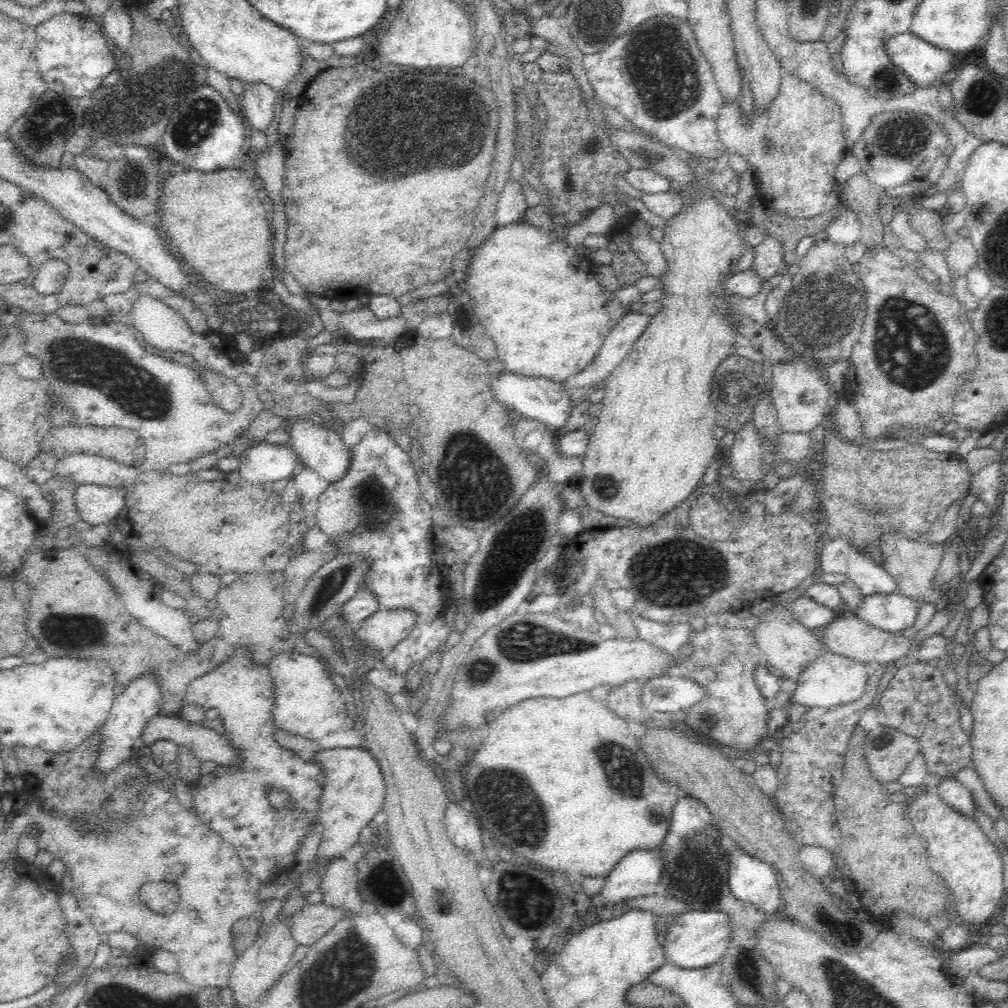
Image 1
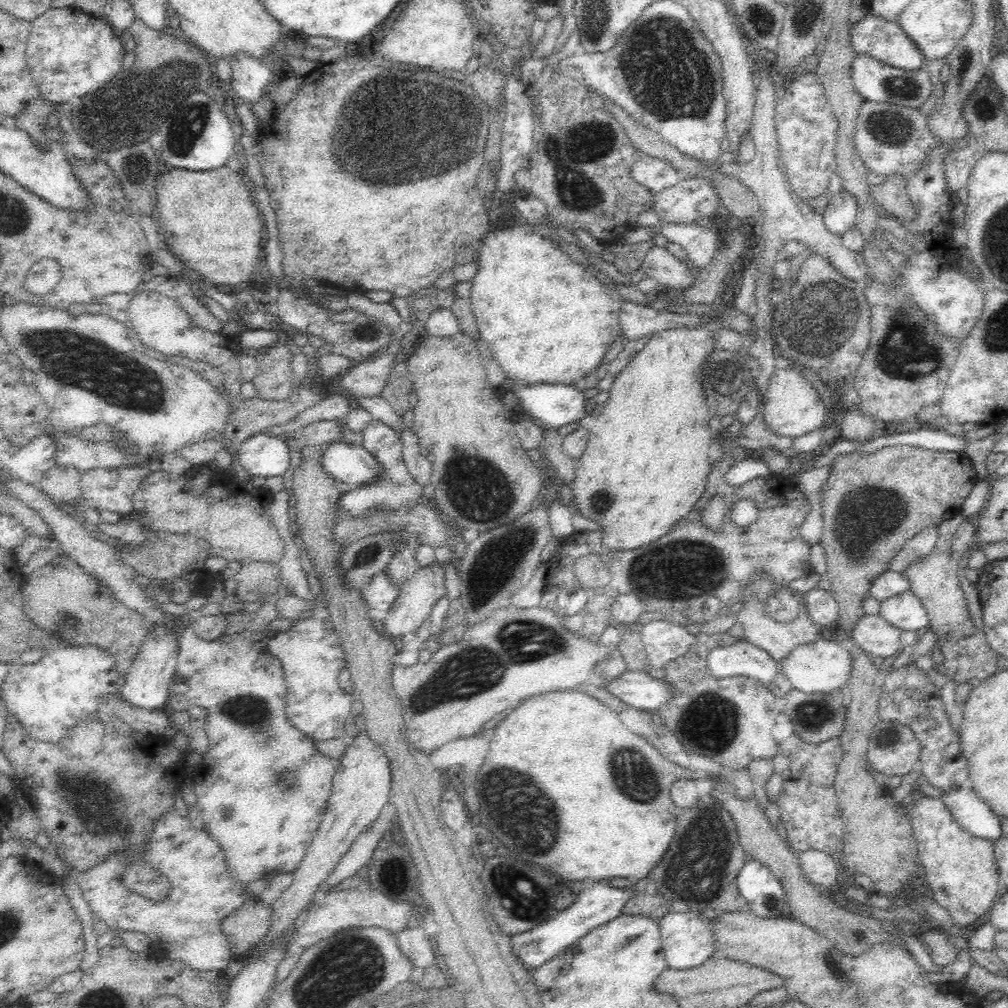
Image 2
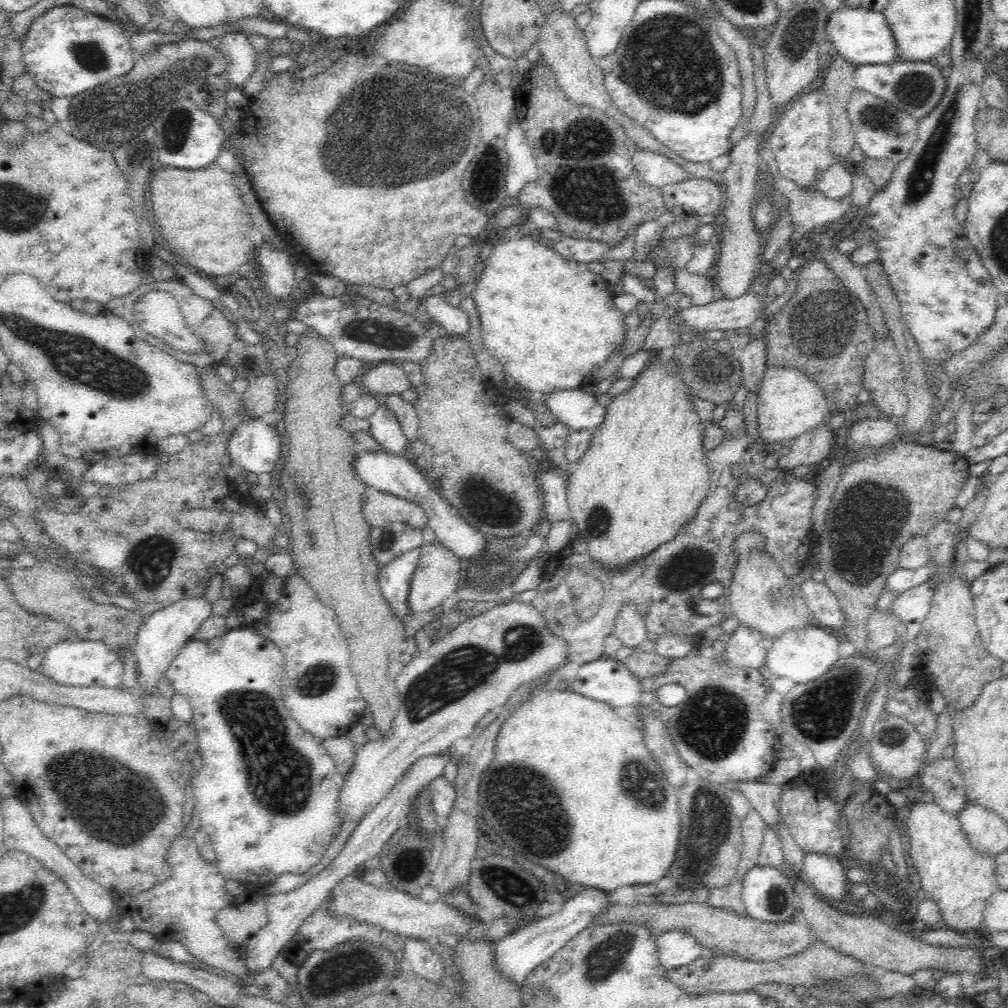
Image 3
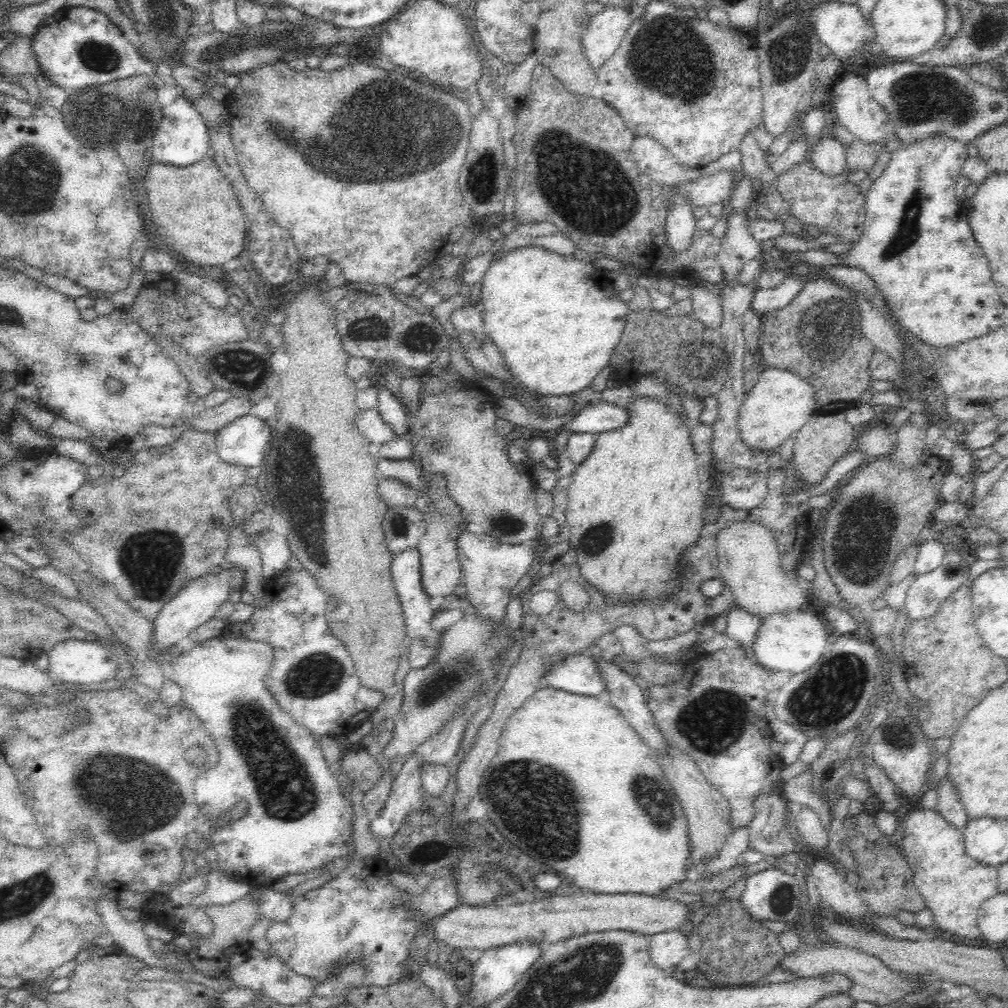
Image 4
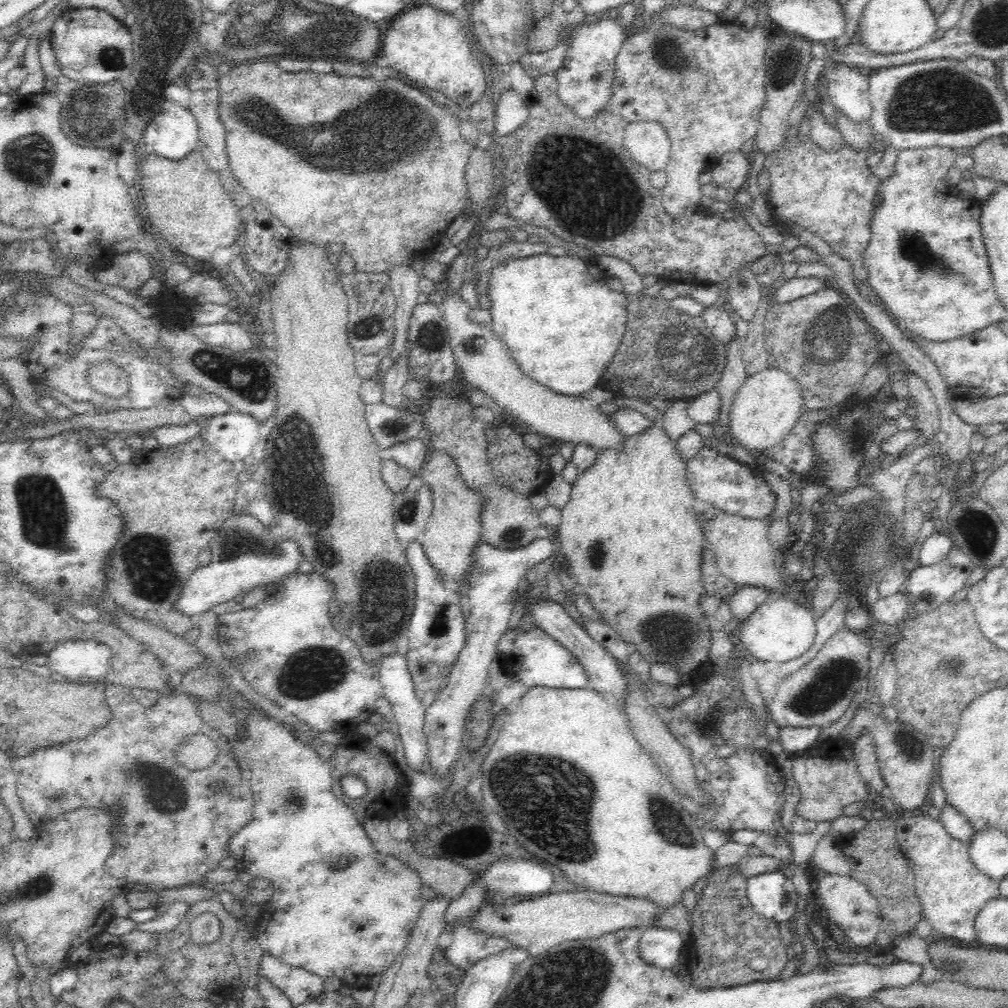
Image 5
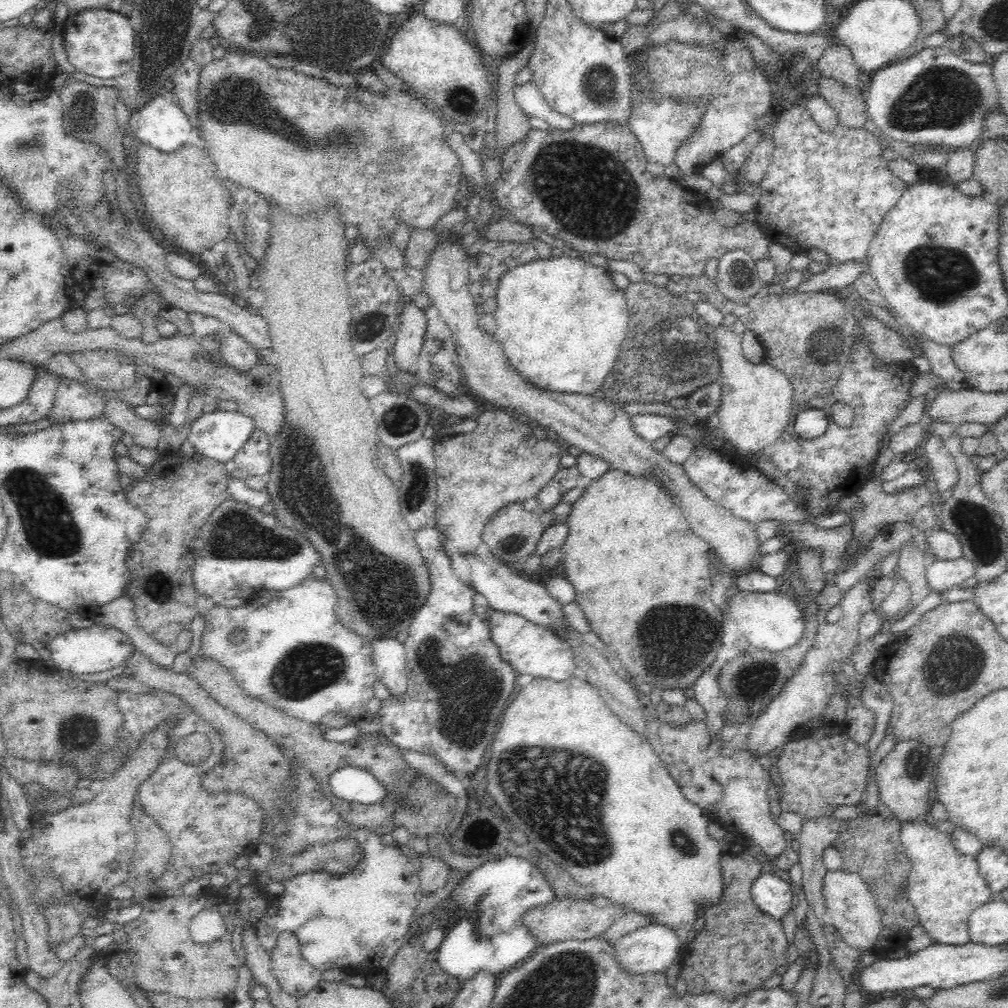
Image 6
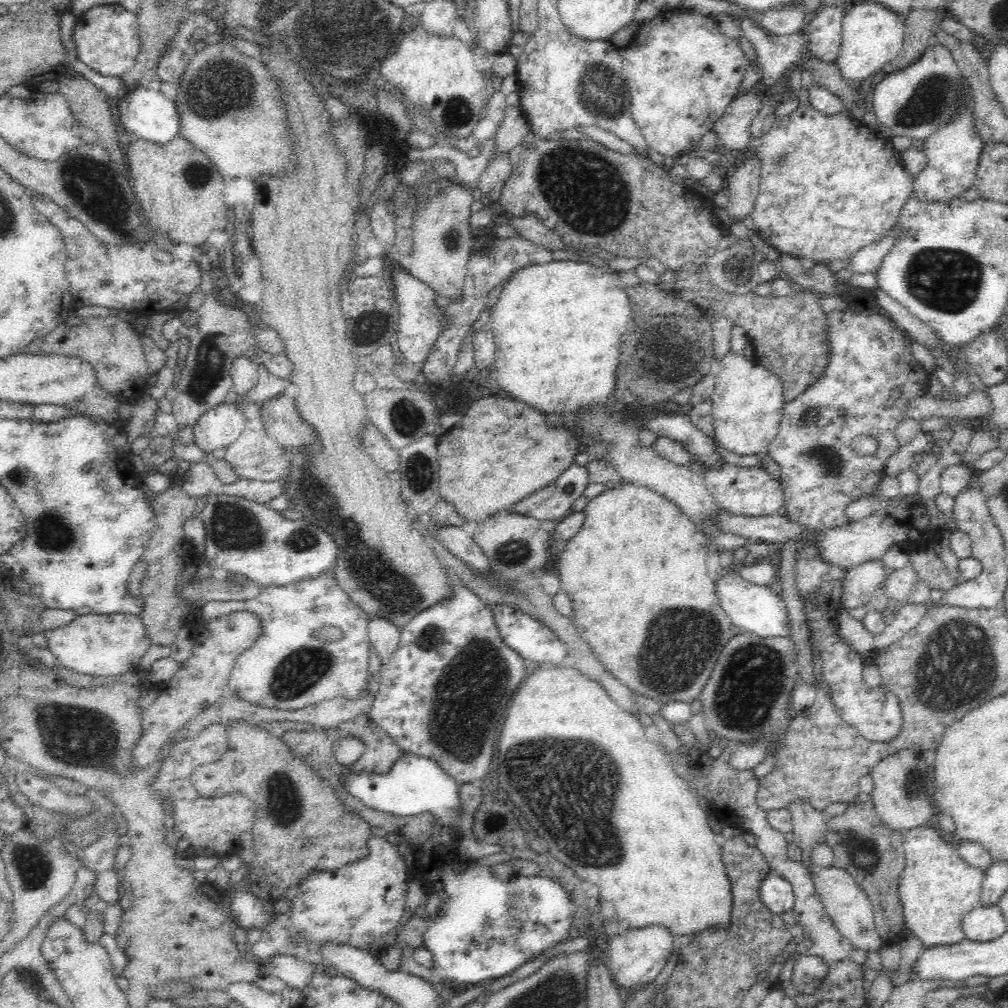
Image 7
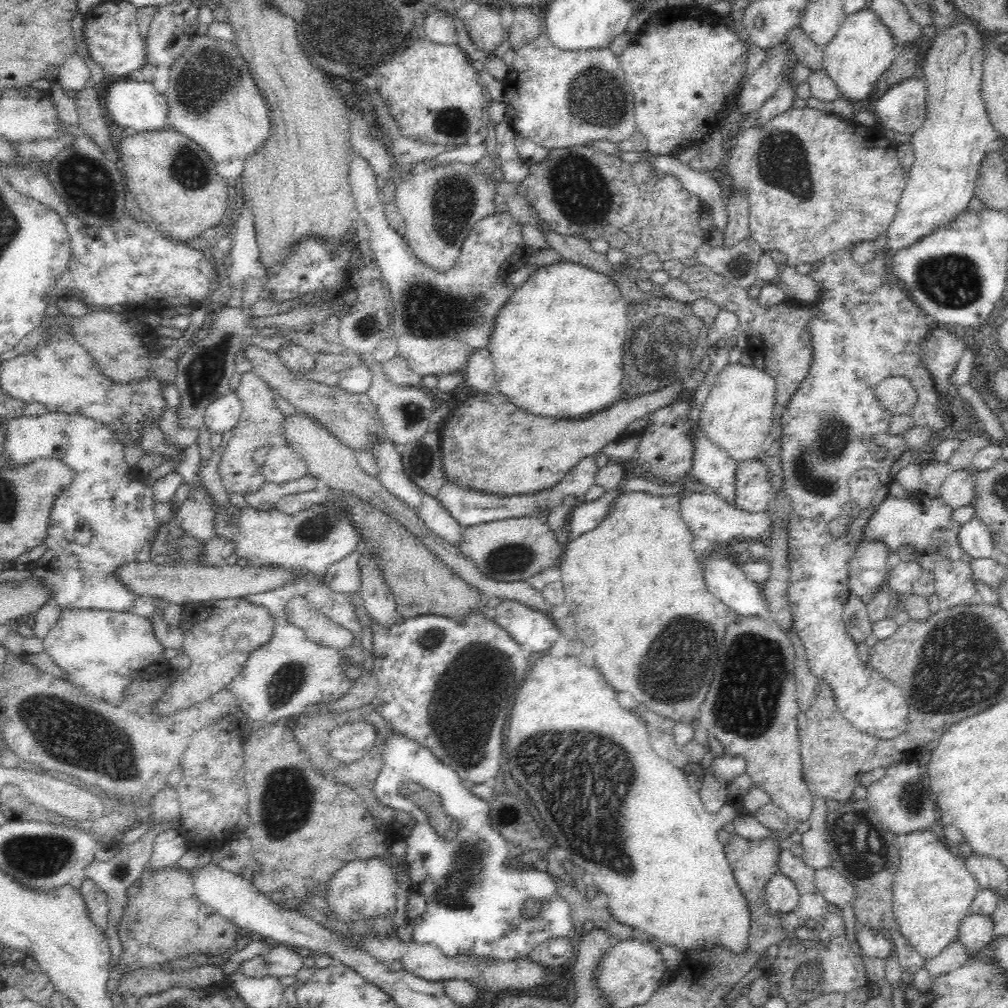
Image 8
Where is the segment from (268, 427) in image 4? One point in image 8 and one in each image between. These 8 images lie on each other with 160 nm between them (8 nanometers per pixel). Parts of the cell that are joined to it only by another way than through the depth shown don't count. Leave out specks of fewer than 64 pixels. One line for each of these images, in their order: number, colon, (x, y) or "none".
5: (234, 435)
6: (219, 434)
7: (217, 428)
8: (222, 415)

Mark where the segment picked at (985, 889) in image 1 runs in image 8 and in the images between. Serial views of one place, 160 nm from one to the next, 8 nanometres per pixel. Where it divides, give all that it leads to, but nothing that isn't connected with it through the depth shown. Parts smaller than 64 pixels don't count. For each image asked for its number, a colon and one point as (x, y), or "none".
2: (962, 870)
3: (959, 879)
4: (954, 885)
5: (951, 890)
6: (944, 887)
7: (937, 888)
8: (932, 892)

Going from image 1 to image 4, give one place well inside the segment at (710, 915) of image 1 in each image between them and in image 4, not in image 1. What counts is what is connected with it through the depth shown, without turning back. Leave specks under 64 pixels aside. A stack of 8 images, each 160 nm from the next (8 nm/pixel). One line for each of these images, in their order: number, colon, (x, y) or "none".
2: (687, 940)
3: (676, 948)
4: (668, 948)

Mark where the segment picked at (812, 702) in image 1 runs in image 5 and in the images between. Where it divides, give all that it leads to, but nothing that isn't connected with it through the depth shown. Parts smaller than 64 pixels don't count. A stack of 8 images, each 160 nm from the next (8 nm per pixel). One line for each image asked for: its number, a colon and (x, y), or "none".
2: (823, 666)
3: (803, 655)
4: (794, 641)
5: (776, 632)

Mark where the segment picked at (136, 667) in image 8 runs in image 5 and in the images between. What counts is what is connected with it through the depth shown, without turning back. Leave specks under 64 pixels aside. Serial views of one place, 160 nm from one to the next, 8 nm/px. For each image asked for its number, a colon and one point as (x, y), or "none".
5: (74, 660)
6: (81, 651)
7: (105, 645)

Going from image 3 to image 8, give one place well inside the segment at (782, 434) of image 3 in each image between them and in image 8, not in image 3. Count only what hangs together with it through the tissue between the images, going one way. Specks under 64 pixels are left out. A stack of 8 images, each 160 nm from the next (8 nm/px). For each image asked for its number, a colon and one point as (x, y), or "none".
4: (781, 403)
5: (766, 408)
6: (756, 401)
7: (746, 407)
8: (737, 416)

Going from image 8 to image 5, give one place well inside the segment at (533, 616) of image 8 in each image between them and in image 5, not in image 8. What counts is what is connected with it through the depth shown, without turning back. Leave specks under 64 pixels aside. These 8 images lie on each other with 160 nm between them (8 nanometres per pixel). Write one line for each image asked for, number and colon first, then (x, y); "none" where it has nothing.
5: (533, 657)
6: (528, 648)
7: (532, 640)

